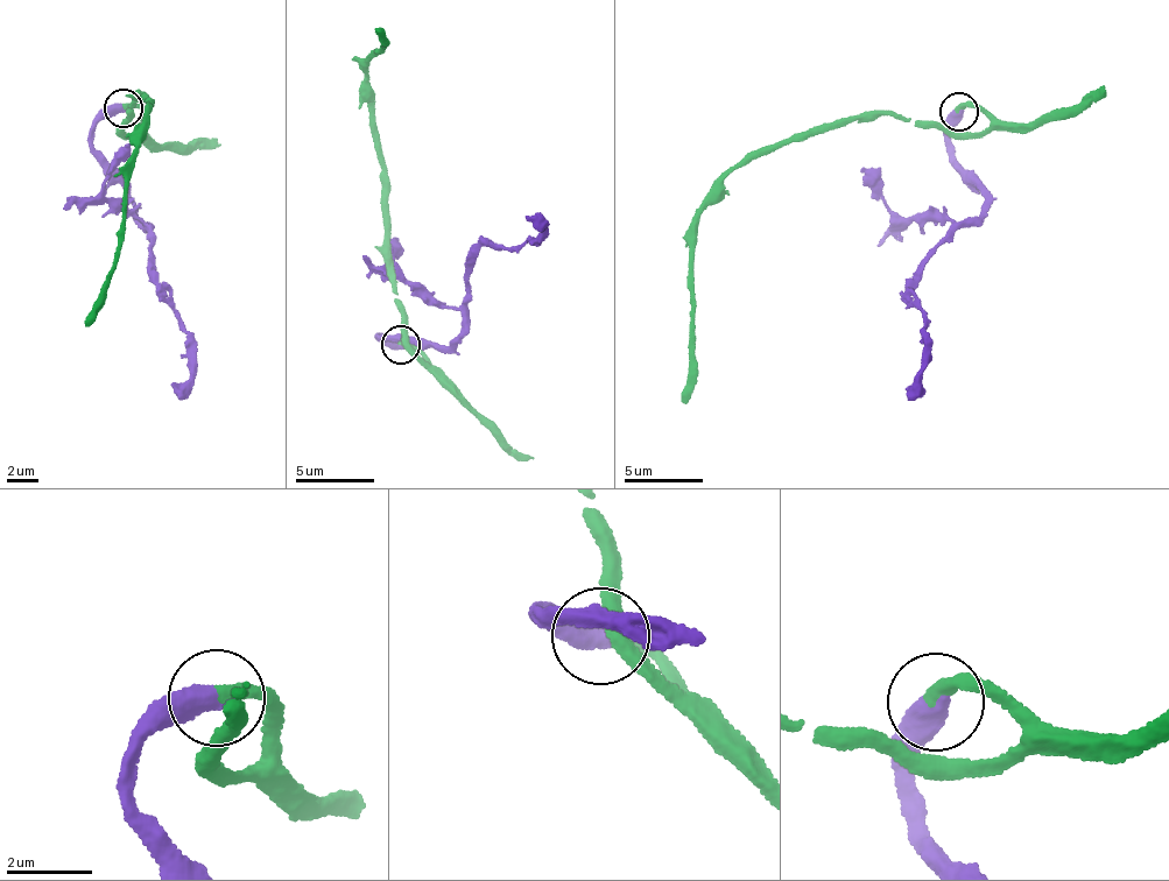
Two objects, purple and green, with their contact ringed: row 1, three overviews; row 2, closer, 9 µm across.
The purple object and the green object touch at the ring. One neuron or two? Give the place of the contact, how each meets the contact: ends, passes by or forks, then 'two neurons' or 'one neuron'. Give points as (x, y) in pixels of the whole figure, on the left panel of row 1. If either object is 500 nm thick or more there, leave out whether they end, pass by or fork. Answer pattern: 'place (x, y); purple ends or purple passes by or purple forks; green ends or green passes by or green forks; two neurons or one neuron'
place (124, 107); one neuron

